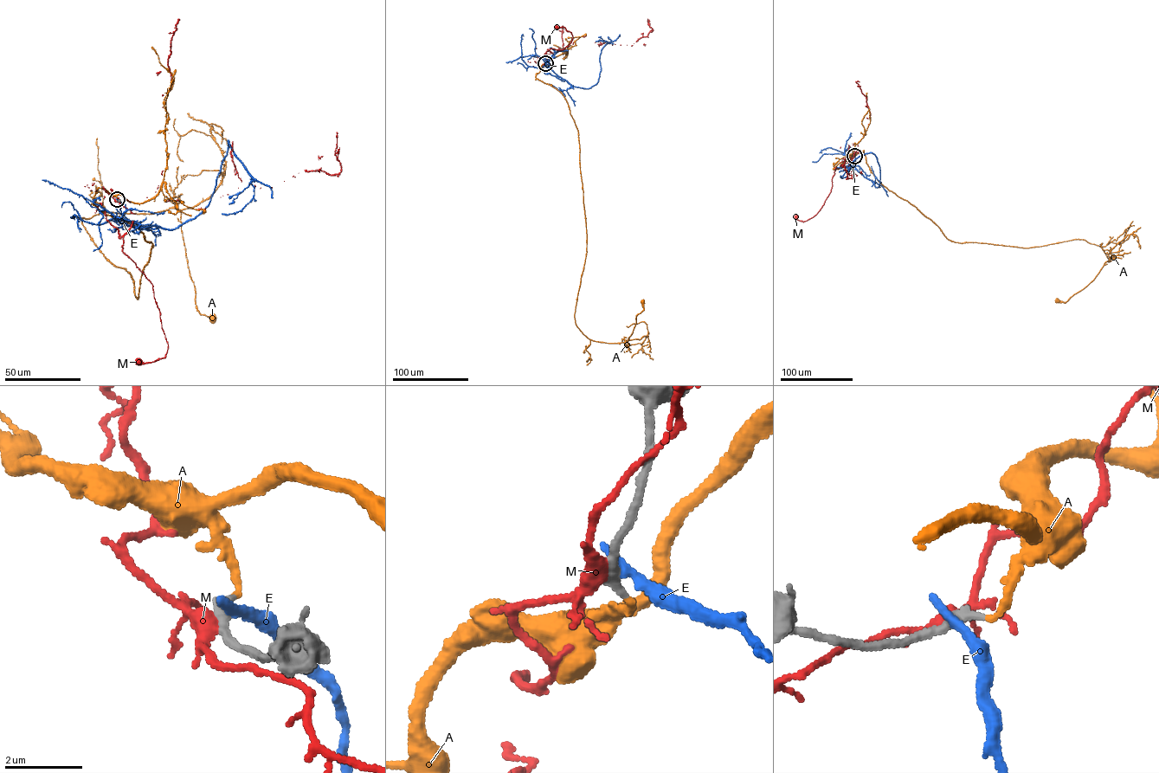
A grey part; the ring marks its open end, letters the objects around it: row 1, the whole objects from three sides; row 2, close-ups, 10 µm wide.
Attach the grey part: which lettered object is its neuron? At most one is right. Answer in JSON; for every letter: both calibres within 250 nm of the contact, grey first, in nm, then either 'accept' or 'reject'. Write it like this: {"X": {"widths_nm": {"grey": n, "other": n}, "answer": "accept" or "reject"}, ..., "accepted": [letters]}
{"A": {"widths_nm": {"grey": 280, "other": 170}, "answer": "accept"}, "E": {"widths_nm": {"grey": 320, "other": 320}, "answer": "reject"}, "M": {"widths_nm": {"grey": 320, "other": 280}, "answer": "reject"}, "accepted": ["A"]}

